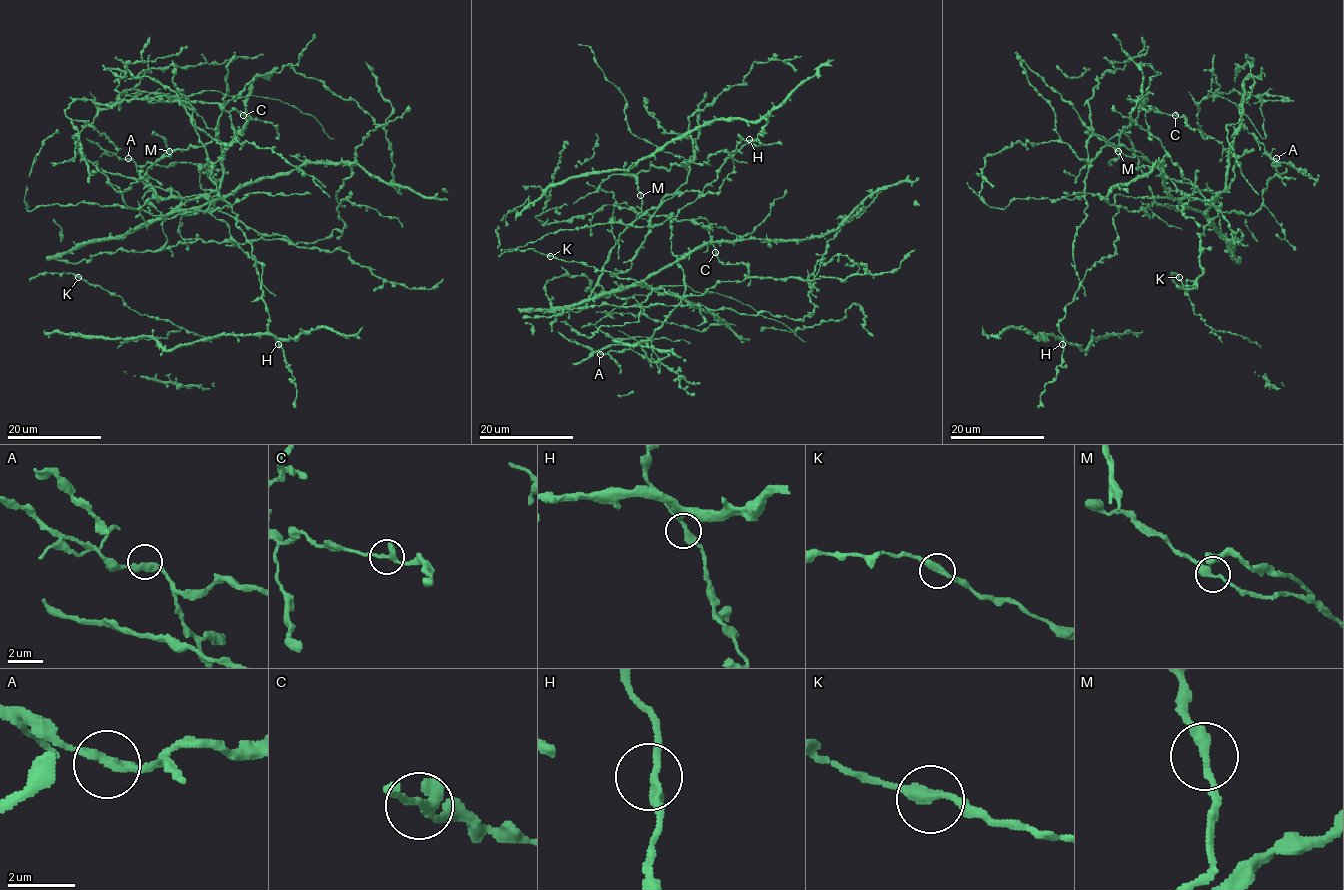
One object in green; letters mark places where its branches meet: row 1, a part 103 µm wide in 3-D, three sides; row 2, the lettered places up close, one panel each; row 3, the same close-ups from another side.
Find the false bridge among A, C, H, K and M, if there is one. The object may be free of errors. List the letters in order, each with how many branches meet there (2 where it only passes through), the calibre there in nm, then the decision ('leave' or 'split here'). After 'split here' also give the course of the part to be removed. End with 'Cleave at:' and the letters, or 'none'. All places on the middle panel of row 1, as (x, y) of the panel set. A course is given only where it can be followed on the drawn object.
A: 2 branches meet; 300 nm thick; leave
C: 2 branches meet; 320 nm thick; leave
H: 2 branches meet; 280 nm thick; leave
K: 2 branches meet; 320 nm thick; leave
M: 2 branches meet; 320 nm thick; leave
Cleave at: none

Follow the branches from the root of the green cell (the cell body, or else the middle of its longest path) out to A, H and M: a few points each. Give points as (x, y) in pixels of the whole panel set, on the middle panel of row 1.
A: (630, 266), (615, 295), (637, 304), (527, 312), (688, 253), (684, 296), (653, 341), (600, 354)
H: (630, 266), (651, 215), (680, 192), (718, 192), (733, 171), (740, 137), (749, 139)
M: (630, 266), (627, 271), (613, 273), (604, 270), (603, 264), (618, 236), (641, 211), (641, 196)

